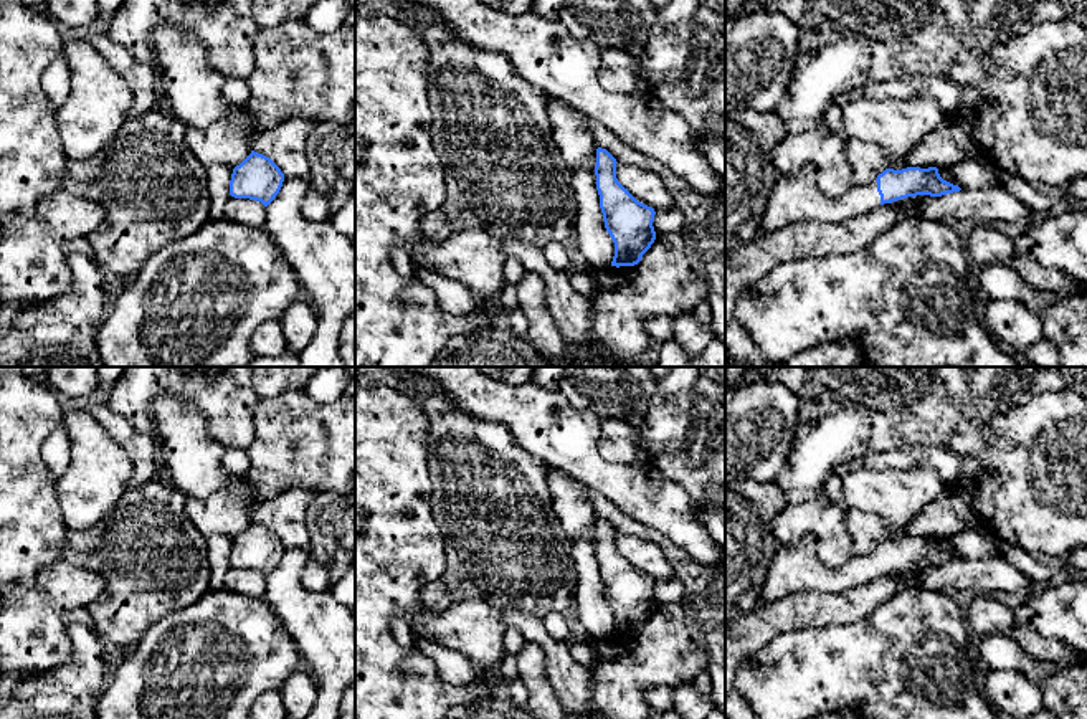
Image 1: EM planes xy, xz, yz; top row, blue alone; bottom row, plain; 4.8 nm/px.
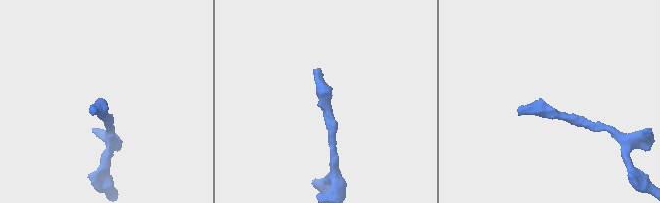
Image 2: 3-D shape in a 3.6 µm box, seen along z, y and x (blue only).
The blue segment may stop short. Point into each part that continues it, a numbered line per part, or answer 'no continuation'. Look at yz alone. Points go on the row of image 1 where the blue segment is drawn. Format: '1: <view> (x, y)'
1: yz (795, 197)

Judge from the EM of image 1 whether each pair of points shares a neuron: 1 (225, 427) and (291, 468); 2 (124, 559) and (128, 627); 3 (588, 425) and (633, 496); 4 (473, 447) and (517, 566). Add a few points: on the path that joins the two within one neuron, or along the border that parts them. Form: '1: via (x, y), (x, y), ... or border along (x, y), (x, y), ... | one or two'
1: border along (255, 405), (255, 438), (245, 448) | two
2: via (128, 576), (128, 610) | one
3: via (588, 443), (588, 455), (615, 481) | one
4: via (479, 476), (503, 536) | one

